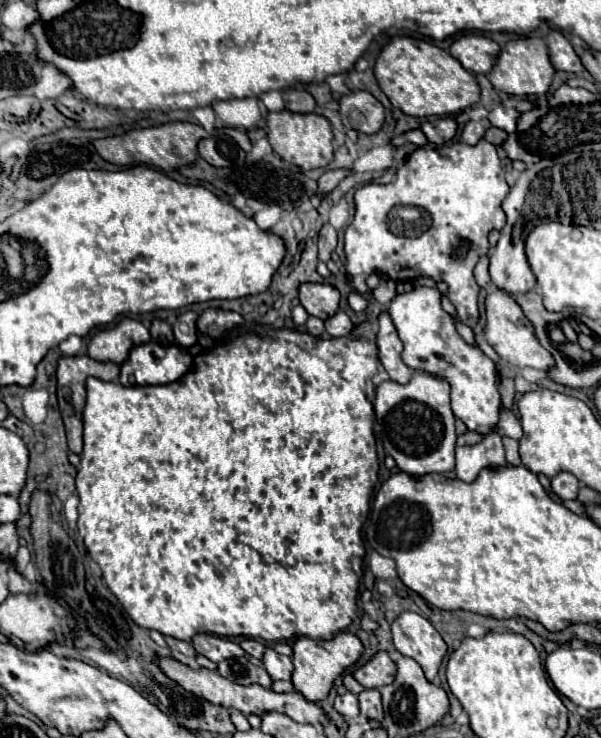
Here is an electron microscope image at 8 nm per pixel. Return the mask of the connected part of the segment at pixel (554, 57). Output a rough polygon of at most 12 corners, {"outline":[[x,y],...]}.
{"outline":[[562,32],[546,36],[550,62],[556,70],[578,74],[584,70],[572,44]]}

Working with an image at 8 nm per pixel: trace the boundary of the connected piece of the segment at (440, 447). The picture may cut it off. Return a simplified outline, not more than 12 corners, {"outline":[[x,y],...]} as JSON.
{"outline":[[416,370],[376,388],[402,472],[454,468],[450,386]]}

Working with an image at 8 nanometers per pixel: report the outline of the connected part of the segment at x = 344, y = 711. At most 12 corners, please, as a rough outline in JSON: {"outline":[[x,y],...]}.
{"outline":[[350,692],[336,696],[334,708],[344,718],[358,716],[358,698]]}

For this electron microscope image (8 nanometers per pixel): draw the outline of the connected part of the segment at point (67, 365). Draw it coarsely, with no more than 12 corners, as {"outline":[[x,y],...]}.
{"outline":[[88,356],[58,360],[58,408],[68,448],[82,452],[86,378],[116,380],[120,366]]}

